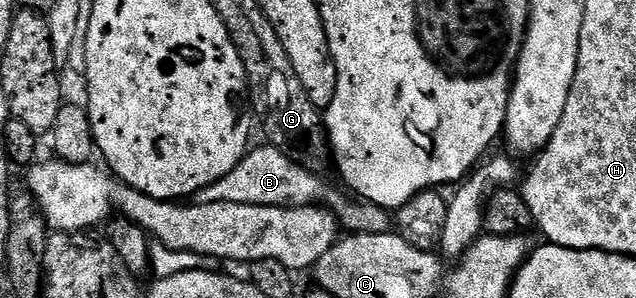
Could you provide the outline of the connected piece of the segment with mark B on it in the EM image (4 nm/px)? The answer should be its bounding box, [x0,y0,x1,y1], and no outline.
[197,146,389,234]

